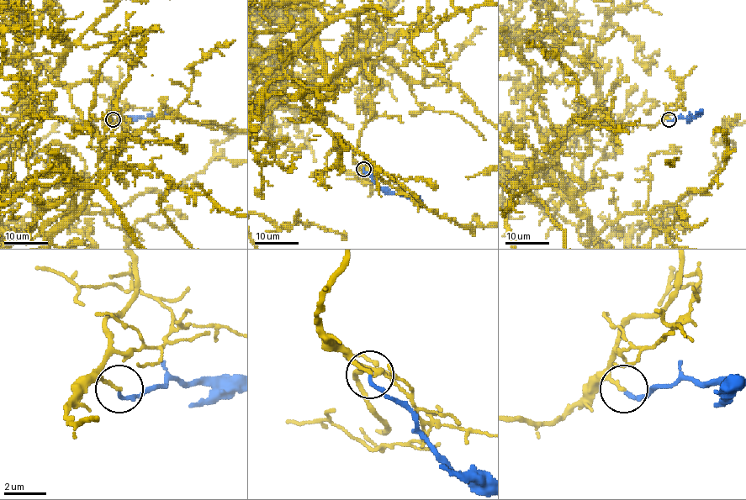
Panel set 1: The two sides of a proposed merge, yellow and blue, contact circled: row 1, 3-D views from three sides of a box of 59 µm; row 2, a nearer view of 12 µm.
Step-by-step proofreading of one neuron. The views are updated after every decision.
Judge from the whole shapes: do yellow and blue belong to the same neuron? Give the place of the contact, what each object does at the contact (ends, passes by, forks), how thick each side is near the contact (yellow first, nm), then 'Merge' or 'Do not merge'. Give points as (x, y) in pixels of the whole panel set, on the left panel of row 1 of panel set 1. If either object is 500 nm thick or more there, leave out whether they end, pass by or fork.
Place: (113, 119). At the ring yellow ends. At the ring blue ends. Thickness 160 nm (yellow) against 160 nm. Merge

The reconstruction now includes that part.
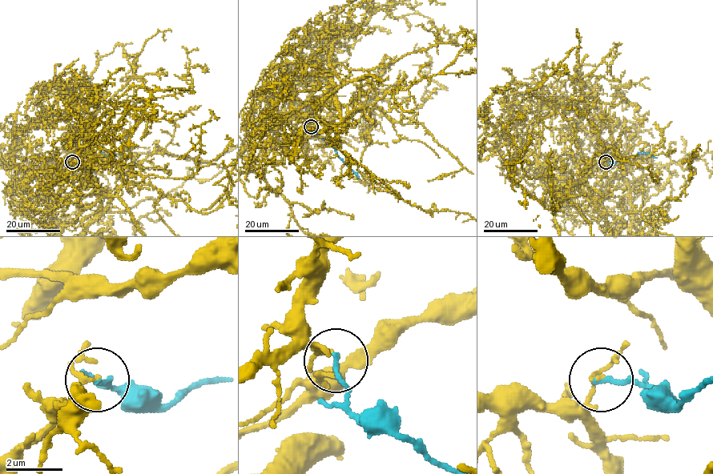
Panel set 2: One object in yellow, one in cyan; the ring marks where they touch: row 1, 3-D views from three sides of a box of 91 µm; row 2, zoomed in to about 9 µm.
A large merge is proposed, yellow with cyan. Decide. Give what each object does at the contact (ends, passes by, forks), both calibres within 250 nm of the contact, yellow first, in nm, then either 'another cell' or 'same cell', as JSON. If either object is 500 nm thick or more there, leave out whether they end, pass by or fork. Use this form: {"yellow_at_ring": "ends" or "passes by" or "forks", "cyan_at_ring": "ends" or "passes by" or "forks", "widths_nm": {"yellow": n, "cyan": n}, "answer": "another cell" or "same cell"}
{"yellow_at_ring": "passes by", "cyan_at_ring": "ends", "widths_nm": {"yellow": 110, "cyan": 160}, "answer": "another cell"}

